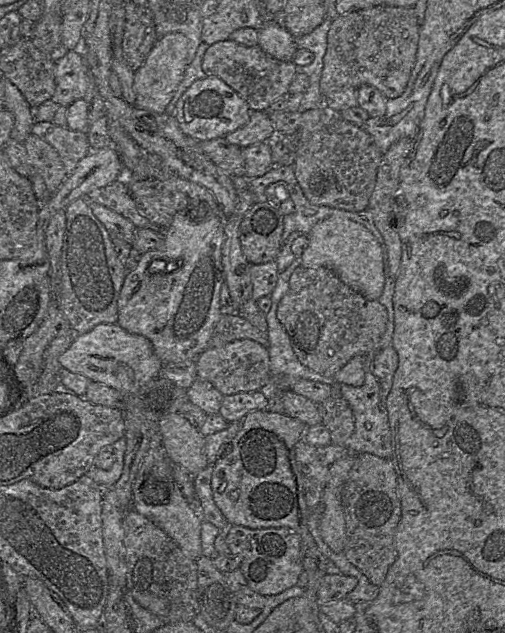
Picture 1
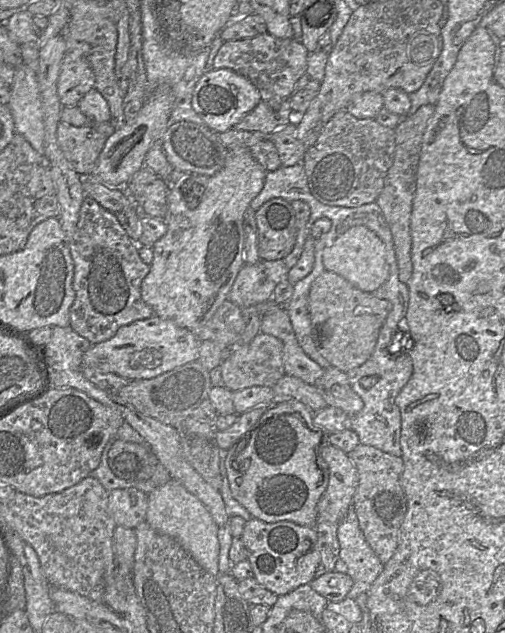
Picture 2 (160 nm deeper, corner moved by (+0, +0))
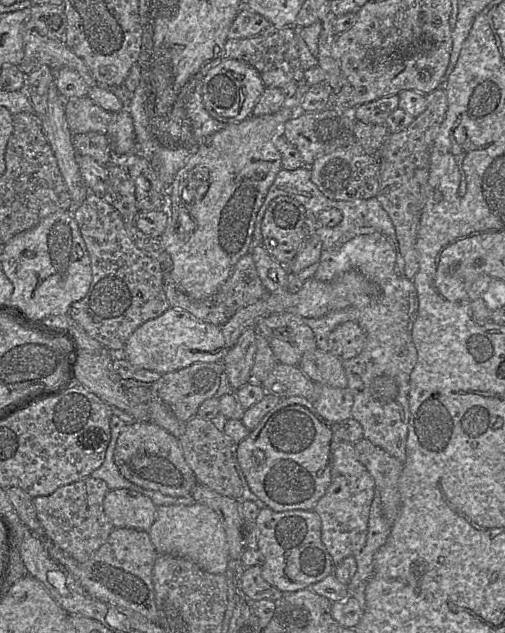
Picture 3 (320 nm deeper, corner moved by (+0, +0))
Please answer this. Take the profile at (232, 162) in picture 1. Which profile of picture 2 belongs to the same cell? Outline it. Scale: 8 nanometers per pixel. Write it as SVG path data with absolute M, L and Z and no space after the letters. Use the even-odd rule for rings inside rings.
M231 129L220 133L218 138L227 149L231 147L246 147L266 172L282 167L277 149L271 139L271 134Z

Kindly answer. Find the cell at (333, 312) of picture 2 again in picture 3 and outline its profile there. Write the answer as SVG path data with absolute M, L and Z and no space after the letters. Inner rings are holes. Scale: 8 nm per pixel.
M355 322L337 326L328 337L328 352L345 361L360 354L365 346L365 333Z

